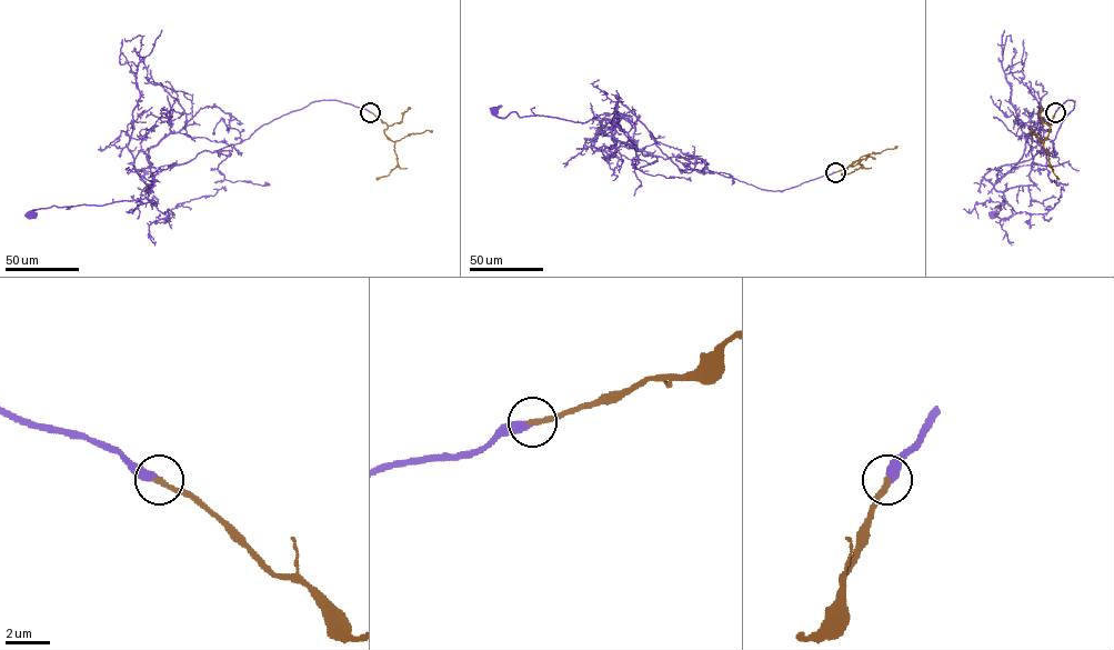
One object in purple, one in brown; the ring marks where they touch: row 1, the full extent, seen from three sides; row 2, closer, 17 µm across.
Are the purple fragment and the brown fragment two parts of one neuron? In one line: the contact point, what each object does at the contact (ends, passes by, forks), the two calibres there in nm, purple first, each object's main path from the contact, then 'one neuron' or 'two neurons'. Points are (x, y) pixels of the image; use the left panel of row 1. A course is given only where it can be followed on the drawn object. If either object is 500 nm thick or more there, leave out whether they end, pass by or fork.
at (370, 112); purple ends there; brown ends there; 420 nm thick on the purple side, 260 nm on the other; purple runs (370, 112), (335, 100), (310, 102), (238, 143), (203, 150), (158, 171), (146, 198), (29, 213); brown runs (370, 112), (385, 123), (384, 133), (394, 143), (398, 164), (389, 174), (377, 179); one neuron

